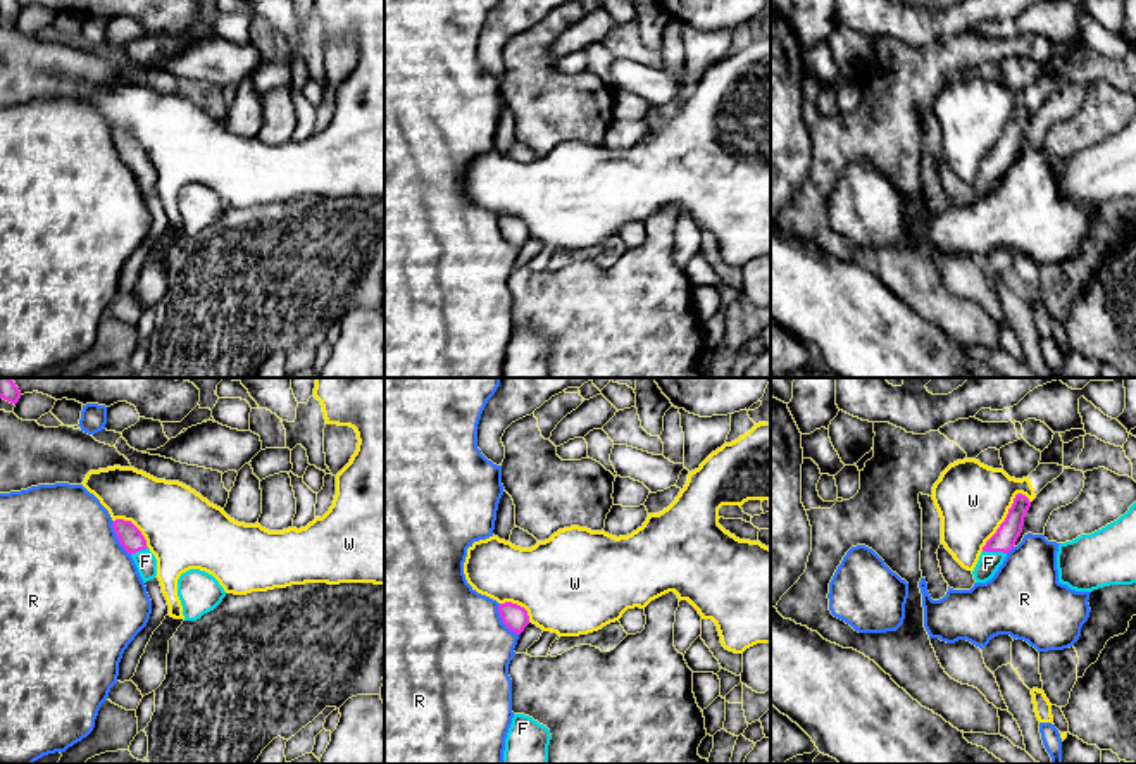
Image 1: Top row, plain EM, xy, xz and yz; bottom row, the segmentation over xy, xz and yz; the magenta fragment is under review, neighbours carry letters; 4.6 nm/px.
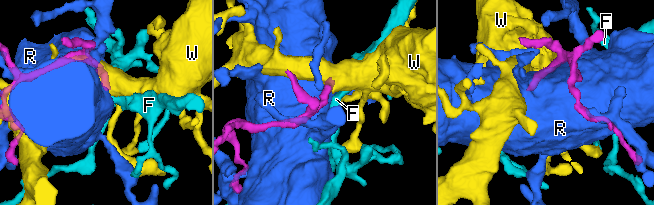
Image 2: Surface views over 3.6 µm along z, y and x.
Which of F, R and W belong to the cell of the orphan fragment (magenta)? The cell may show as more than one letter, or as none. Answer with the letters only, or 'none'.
F

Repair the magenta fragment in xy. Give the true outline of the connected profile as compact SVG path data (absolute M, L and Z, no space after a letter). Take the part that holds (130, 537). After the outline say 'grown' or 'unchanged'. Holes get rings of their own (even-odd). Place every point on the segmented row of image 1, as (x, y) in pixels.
M115 519L112 526L119 543L133 557L143 583L153 579L157 576L157 559L147 547L141 531L131 521L124 519Z; grown

